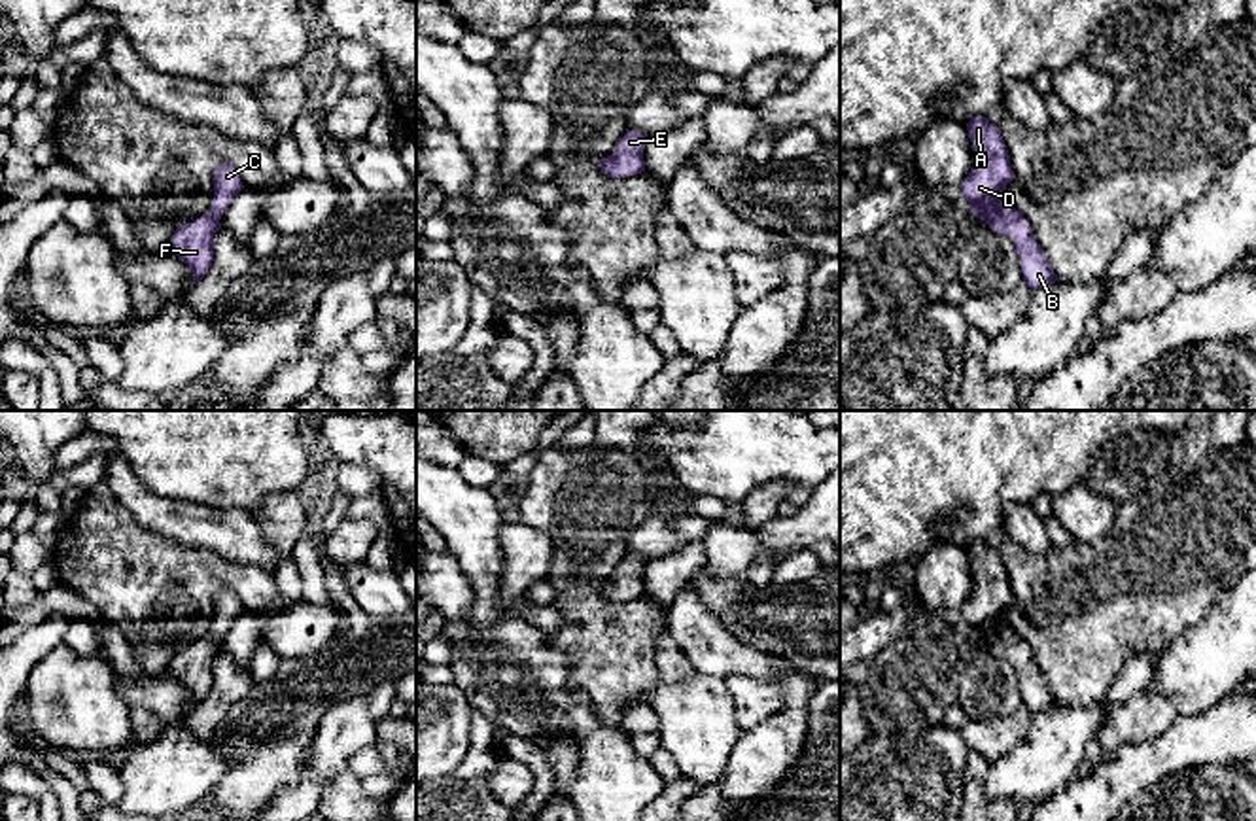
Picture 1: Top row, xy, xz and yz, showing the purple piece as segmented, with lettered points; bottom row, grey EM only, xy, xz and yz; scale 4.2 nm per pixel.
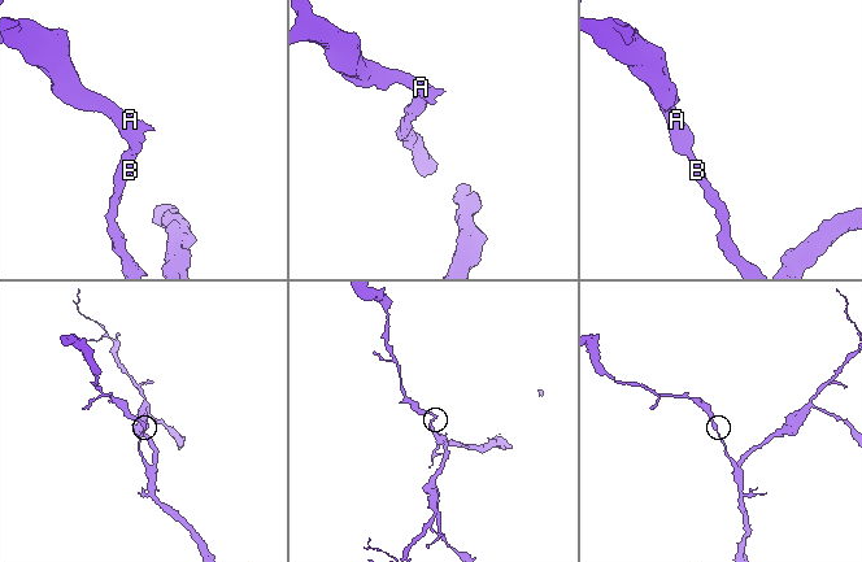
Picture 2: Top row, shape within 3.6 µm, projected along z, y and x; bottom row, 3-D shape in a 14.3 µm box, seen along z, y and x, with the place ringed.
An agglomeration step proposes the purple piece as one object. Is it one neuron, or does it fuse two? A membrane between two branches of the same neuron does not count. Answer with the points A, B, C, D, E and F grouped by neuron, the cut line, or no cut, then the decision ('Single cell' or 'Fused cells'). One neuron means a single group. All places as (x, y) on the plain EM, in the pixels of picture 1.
Groups: A B C D E F. No split. Single cell

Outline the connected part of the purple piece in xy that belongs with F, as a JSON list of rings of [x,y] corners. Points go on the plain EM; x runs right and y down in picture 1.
[[[221,586],[214,600],[214,628],[208,638],[182,649],[170,660],[170,673],[189,689],[193,707],[201,706],[214,685],[214,658],[221,653],[219,641],[244,613],[233,588]]]

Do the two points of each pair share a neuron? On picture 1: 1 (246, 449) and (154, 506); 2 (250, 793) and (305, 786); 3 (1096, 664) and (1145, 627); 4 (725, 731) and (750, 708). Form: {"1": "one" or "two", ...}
{"1": "two", "2": "two", "3": "one", "4": "two"}

